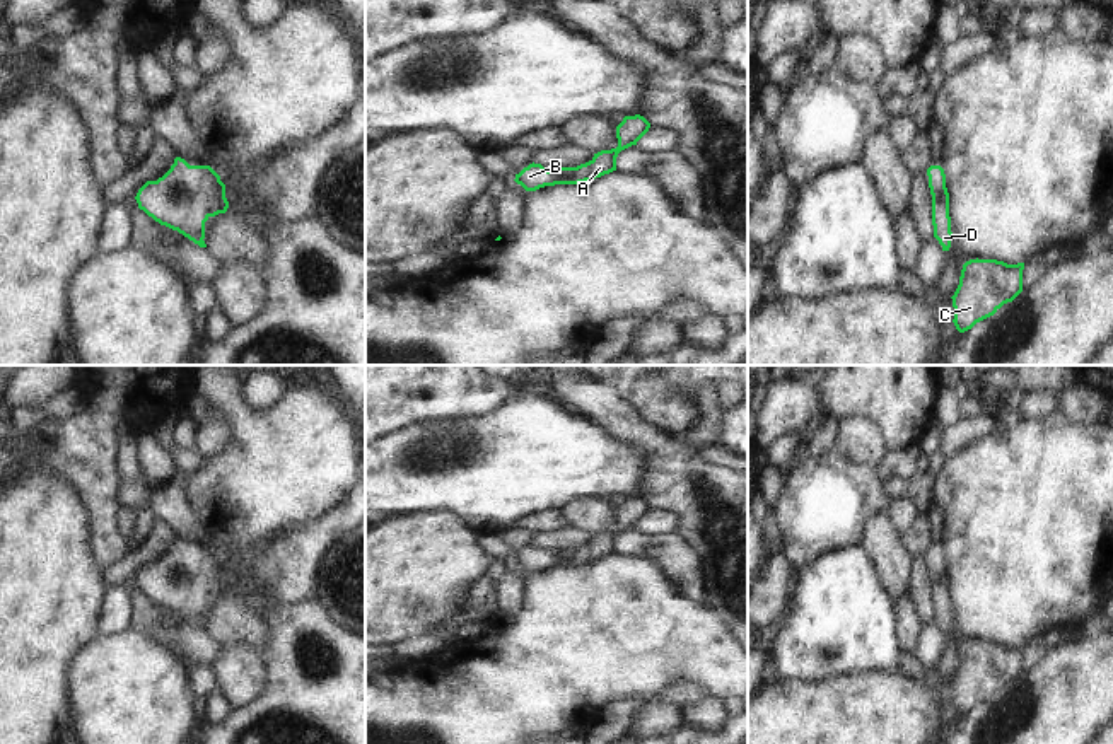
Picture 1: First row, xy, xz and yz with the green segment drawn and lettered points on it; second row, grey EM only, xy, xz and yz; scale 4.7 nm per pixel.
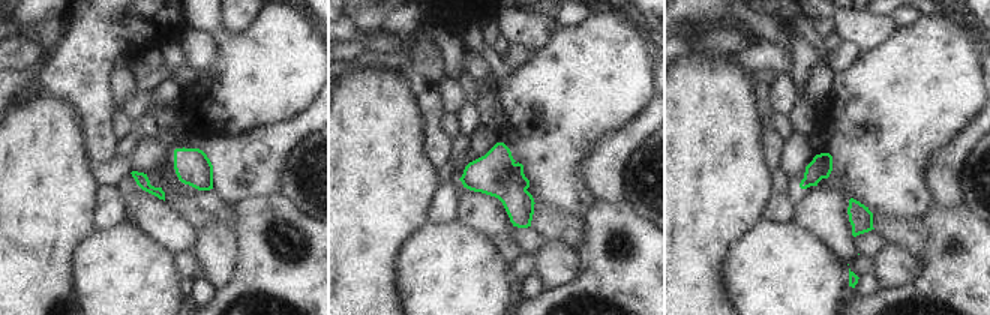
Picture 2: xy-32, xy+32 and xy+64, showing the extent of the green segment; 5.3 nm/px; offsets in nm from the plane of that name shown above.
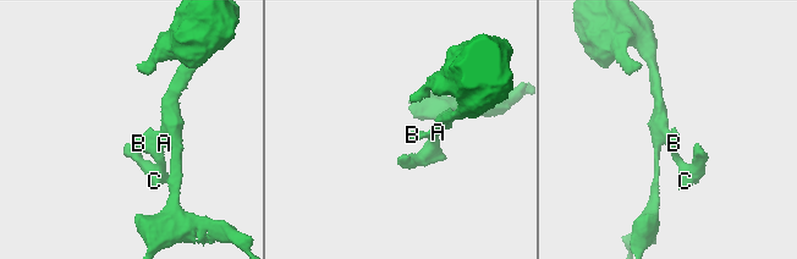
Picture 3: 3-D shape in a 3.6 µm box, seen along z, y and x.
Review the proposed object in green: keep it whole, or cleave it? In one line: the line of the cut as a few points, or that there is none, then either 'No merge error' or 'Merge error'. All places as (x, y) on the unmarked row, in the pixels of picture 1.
No split. No merge error.

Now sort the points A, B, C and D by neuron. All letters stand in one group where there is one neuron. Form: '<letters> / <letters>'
A B C D

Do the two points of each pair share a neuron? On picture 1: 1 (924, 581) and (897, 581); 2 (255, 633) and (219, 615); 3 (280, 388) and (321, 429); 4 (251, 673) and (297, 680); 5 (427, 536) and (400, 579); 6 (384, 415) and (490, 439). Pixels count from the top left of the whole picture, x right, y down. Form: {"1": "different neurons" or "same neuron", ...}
{"1": "different neurons", "2": "same neuron", "3": "different neurons", "4": "different neurons", "5": "same neuron", "6": "different neurons"}

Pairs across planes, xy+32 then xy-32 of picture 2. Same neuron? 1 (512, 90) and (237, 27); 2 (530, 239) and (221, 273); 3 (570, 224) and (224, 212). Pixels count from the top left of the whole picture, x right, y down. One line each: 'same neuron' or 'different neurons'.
1: different neurons
2: different neurons
3: same neuron

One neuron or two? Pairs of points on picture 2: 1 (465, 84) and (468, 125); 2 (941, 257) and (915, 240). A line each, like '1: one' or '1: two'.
1: one
2: two

